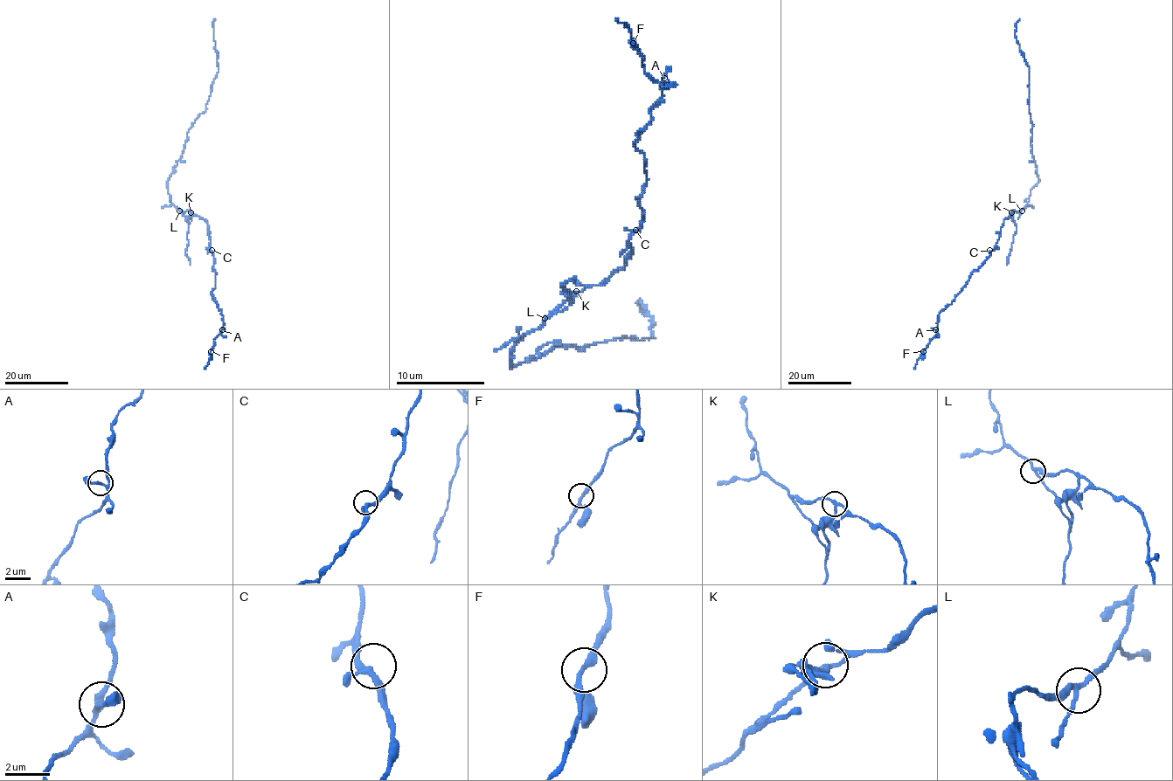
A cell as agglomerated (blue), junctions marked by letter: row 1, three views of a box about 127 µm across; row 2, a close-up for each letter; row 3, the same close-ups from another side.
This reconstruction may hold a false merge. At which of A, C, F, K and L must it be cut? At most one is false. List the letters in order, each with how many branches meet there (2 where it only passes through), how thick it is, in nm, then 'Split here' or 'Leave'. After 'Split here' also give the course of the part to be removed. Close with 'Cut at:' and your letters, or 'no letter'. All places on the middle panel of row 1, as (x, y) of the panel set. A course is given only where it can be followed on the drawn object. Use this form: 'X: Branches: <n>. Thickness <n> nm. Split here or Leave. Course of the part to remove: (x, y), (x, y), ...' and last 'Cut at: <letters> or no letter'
A: Branches: 3. Thickness 180 nm. Leave
C: Branches: 3. Thickness 240 nm. Leave
F: Branches: 3. Thickness 220 nm. Leave
K: Branches: 3. Thickness 180 nm. Split here
L: Branches: 3. Thickness 200 nm. Leave
Cut at: K

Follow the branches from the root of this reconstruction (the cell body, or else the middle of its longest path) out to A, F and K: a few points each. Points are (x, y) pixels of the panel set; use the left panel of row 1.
A: (180, 210), (201, 217), (208, 226), (216, 273), (211, 295), (223, 315), (222, 329)
F: (180, 210), (201, 217), (208, 226), (216, 273), (211, 295), (224, 321), (211, 351)
K: (180, 210), (190, 212)

